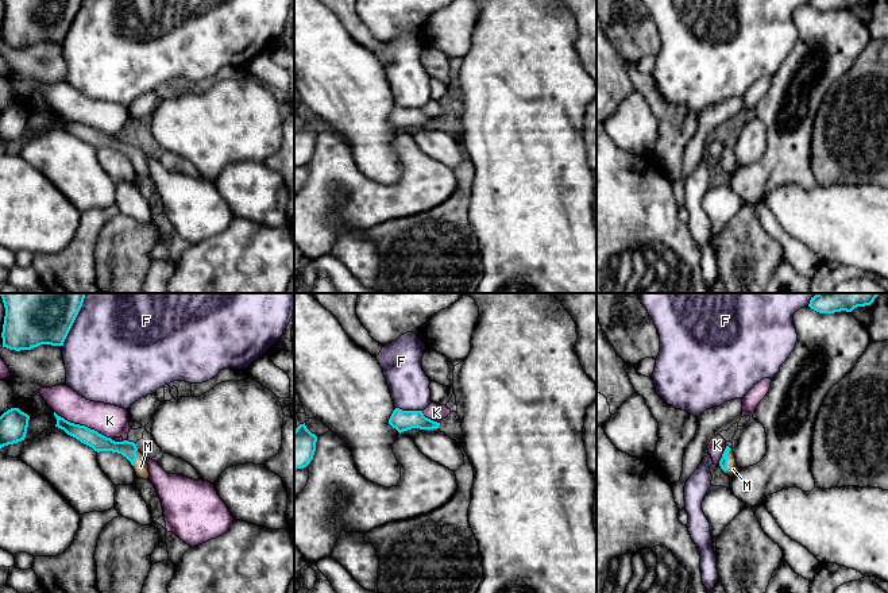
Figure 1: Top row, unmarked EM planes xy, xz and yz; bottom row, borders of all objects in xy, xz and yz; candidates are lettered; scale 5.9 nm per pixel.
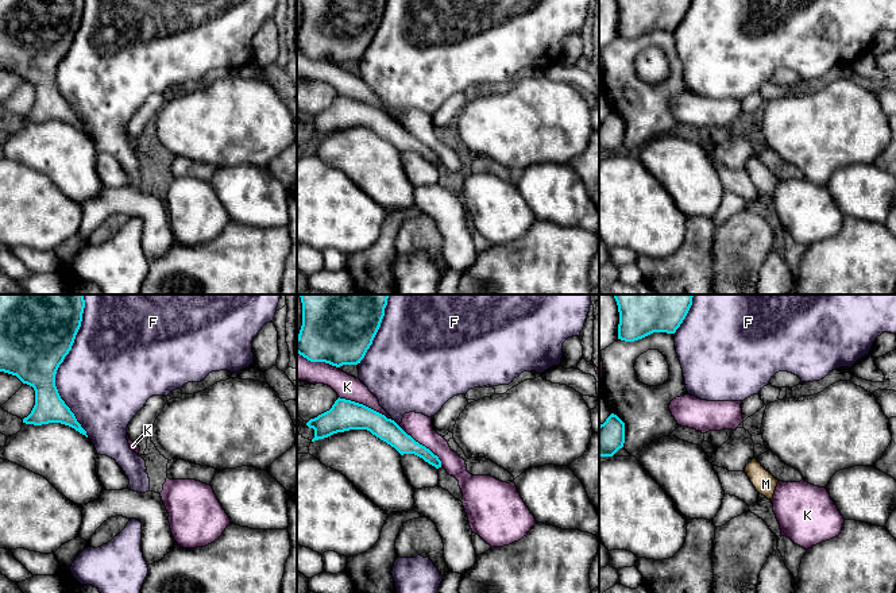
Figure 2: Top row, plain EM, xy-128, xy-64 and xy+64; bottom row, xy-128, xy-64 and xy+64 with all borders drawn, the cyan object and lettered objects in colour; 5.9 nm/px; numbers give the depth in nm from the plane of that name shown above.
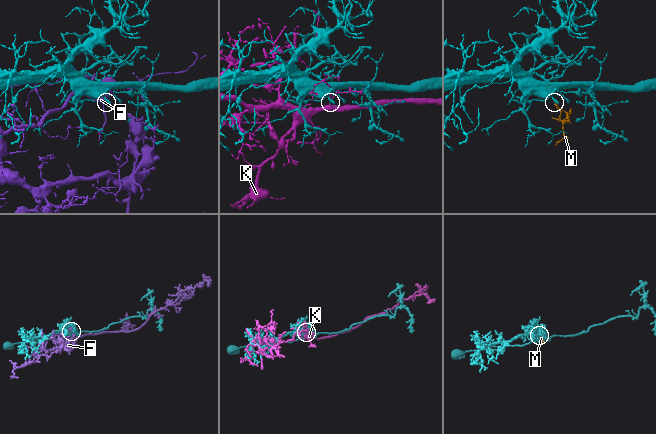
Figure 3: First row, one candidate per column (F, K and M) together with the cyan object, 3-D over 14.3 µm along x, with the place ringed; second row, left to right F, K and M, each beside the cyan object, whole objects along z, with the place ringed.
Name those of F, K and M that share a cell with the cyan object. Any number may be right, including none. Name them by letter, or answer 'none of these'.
M

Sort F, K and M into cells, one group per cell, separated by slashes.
F / K / M

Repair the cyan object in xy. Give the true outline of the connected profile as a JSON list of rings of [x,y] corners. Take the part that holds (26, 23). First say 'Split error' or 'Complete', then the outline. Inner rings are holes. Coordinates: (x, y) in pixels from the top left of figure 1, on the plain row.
Complete. [[[4,0],[3,45],[63,43],[82,0]]]

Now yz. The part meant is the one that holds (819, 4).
Complete. [[[810,0],[808,4],[819,11],[852,9],[857,4],[870,3],[872,0]]]

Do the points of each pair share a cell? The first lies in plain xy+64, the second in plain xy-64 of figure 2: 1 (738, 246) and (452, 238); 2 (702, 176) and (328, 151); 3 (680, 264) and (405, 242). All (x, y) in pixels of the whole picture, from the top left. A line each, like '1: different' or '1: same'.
1: different
2: same
3: different

